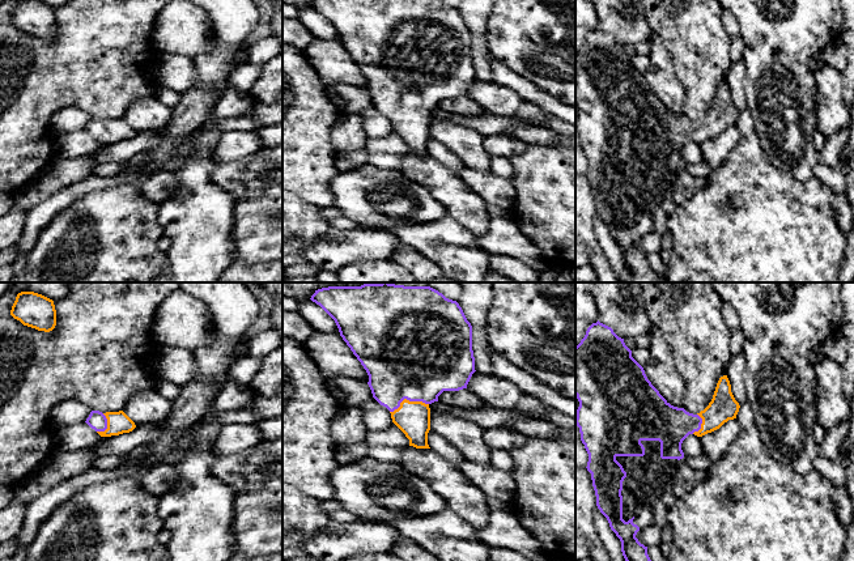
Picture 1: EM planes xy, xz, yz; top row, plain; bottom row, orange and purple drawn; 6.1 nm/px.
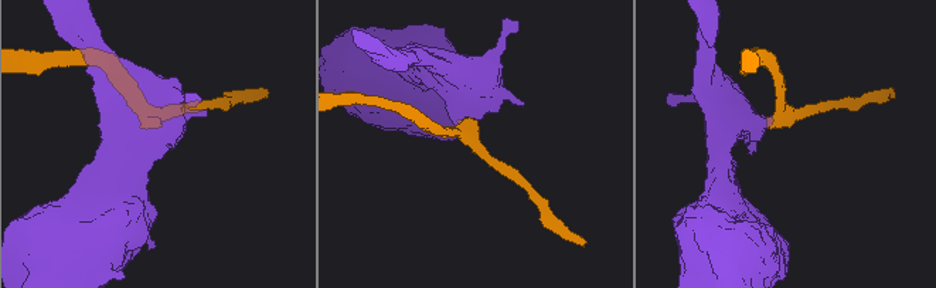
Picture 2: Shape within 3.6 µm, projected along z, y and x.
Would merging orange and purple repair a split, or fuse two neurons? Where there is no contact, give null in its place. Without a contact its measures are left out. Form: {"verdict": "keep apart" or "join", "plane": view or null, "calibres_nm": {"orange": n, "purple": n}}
{"verdict": "join", "plane": "xz", "calibres_nm": {"orange": 200, "purple": 480}}

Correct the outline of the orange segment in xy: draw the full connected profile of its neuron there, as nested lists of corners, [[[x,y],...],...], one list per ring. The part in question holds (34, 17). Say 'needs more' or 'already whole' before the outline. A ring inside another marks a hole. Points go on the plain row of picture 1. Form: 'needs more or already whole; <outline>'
already whole; [[[18,0],[10,22],[38,38],[50,39],[56,33],[54,8],[38,0]]]

